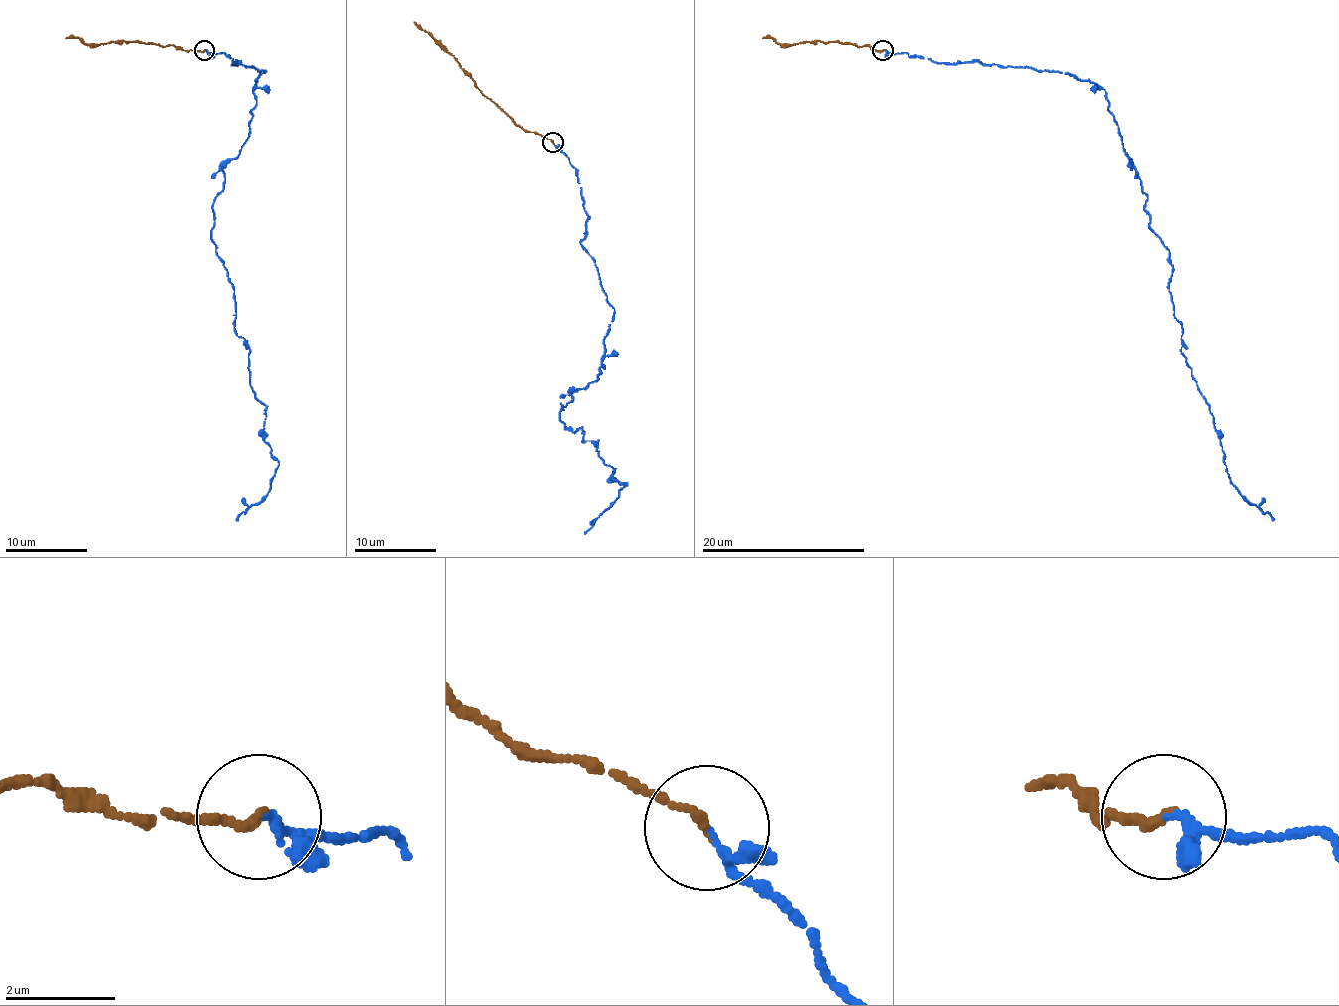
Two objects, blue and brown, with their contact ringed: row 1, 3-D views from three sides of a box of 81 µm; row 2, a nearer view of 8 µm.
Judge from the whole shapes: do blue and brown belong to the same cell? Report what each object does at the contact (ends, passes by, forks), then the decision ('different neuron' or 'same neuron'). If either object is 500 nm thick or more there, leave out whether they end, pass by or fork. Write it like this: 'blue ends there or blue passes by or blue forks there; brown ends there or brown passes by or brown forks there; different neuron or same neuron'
blue passes by; brown ends there; same neuron

